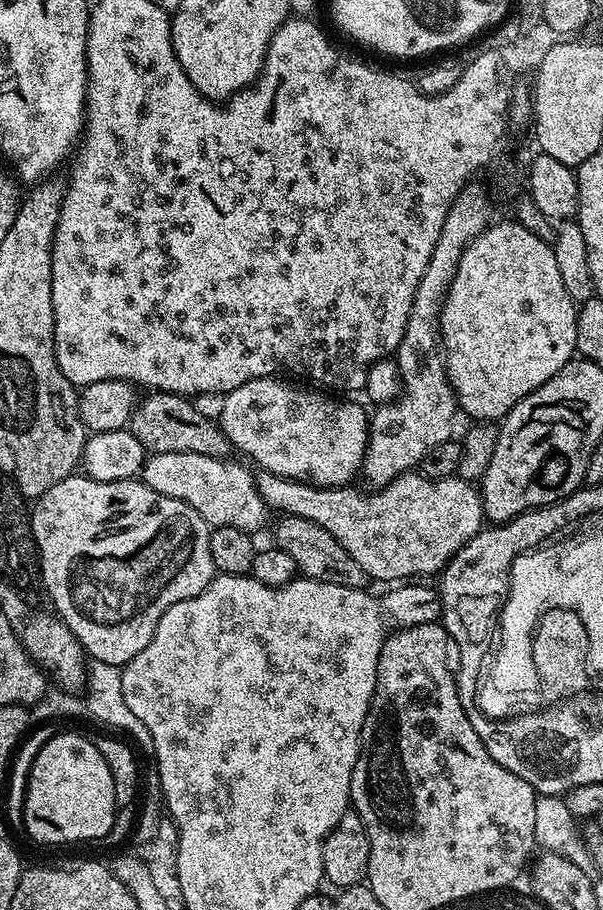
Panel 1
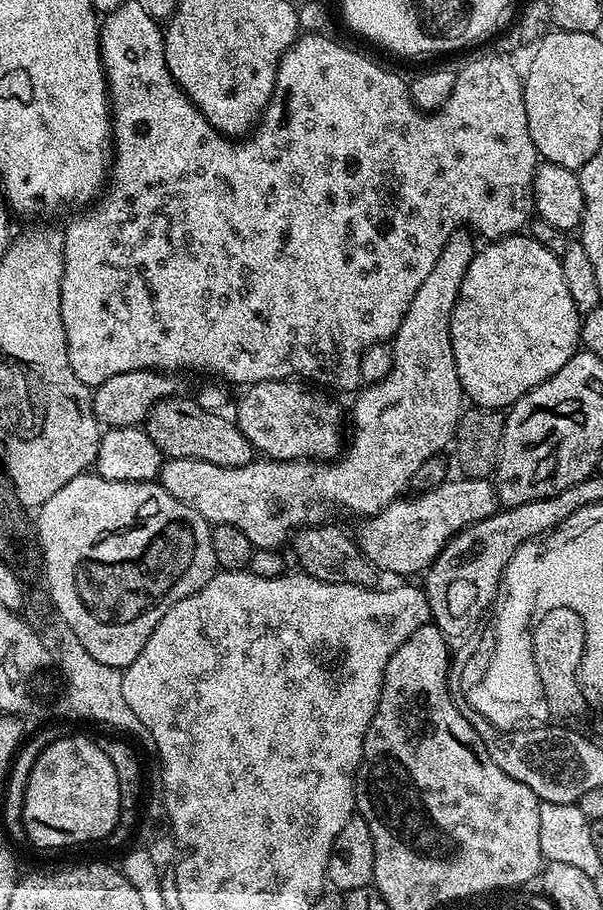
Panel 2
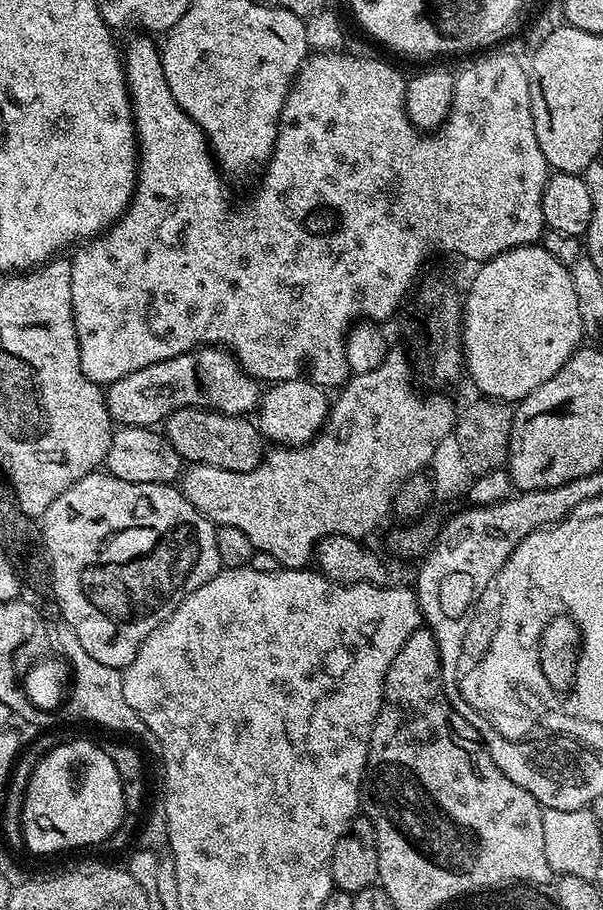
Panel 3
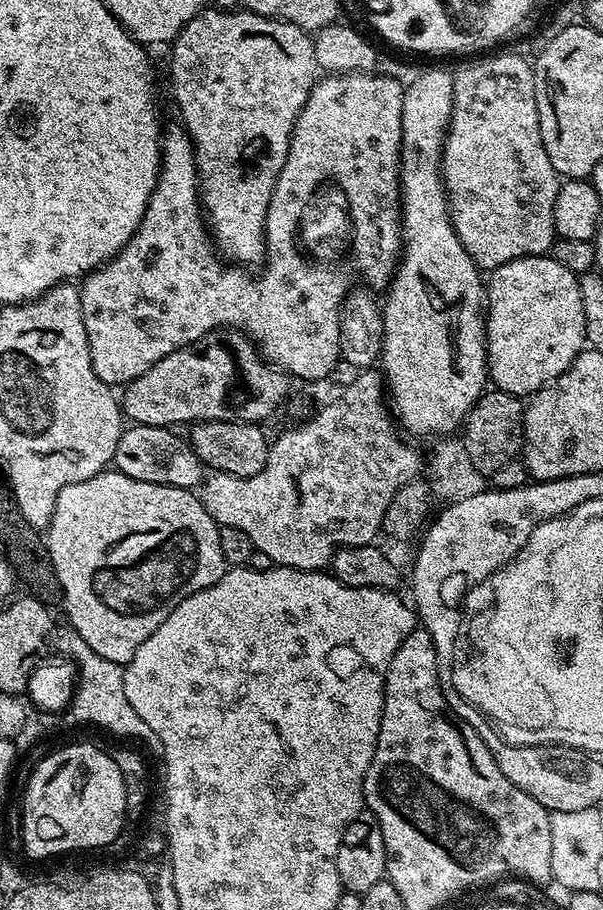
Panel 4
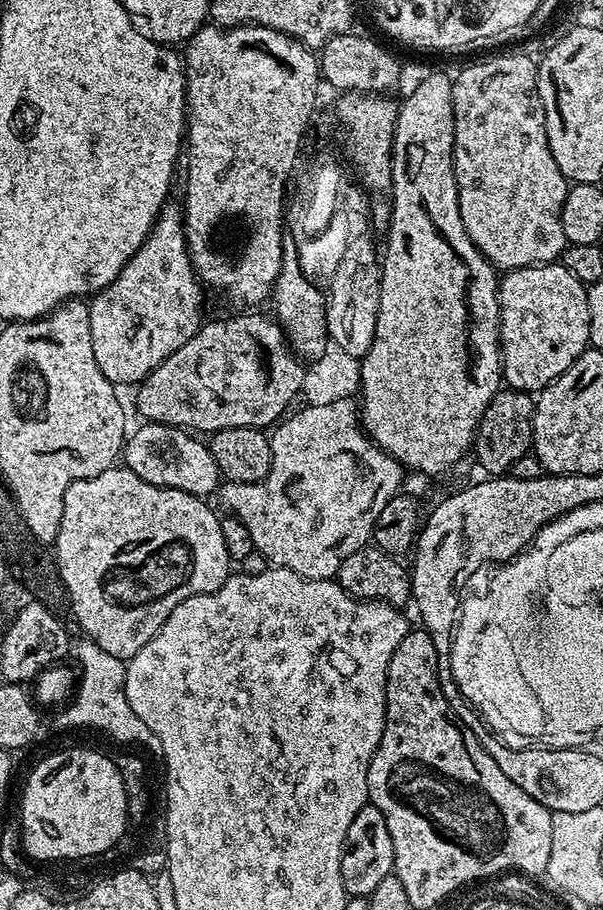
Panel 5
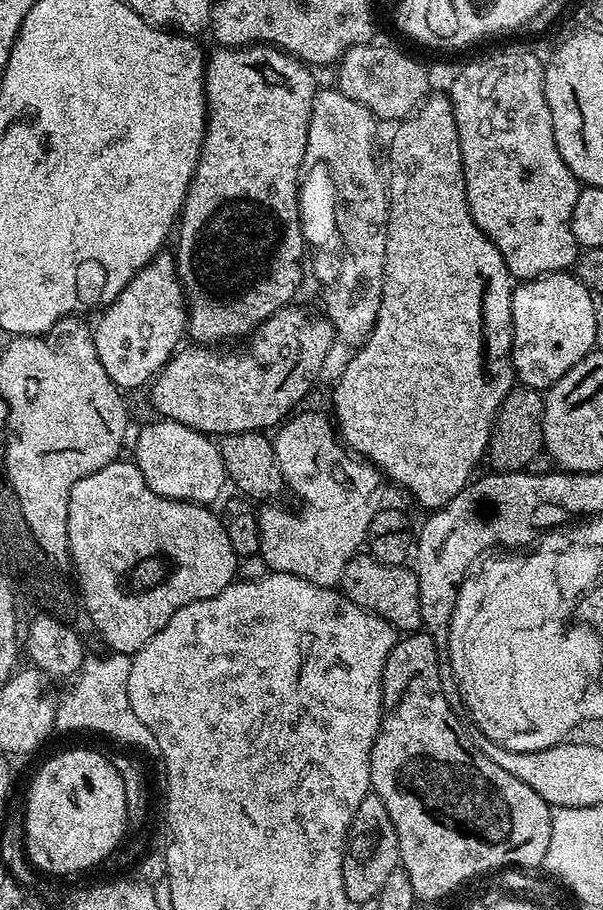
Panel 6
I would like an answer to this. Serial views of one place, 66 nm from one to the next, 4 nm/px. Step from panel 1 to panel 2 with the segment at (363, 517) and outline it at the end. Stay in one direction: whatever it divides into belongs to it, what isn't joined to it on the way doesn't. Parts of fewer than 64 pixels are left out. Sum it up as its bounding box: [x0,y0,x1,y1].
[354,478,498,578]

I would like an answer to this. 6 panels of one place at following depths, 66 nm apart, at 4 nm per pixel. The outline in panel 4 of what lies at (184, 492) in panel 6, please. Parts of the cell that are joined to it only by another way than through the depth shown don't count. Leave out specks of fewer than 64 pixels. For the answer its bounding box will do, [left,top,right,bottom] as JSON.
[114,424,206,489]

